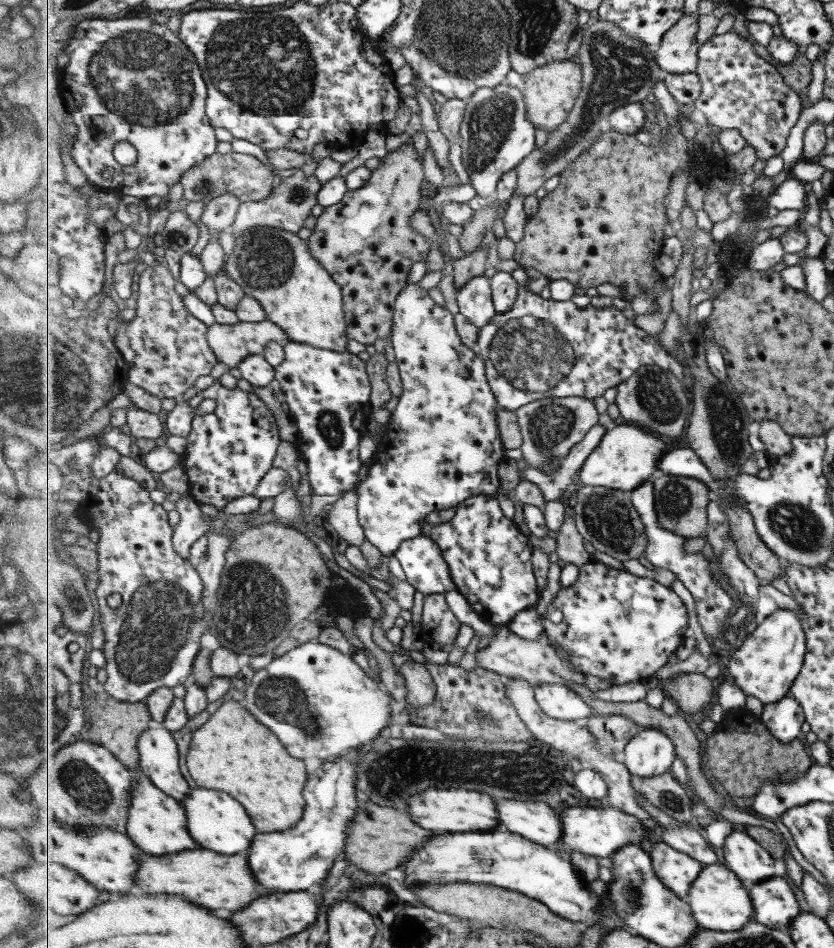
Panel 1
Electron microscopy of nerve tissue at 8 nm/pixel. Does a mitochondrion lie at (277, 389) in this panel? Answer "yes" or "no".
no

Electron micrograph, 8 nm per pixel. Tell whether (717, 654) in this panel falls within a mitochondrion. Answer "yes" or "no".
no

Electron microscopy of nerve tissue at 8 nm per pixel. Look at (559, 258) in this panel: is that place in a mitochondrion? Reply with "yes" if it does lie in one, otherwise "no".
no

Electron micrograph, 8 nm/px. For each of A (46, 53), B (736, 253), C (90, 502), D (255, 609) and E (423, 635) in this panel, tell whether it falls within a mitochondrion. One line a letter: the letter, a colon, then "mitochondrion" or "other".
A: other
B: other
C: other
D: mitochondrion
E: other

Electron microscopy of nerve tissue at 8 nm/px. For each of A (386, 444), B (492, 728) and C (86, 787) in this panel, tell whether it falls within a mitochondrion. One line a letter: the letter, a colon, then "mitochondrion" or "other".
A: other
B: mitochondrion
C: mitochondrion

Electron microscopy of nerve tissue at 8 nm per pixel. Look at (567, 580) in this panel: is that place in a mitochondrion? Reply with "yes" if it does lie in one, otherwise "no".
no

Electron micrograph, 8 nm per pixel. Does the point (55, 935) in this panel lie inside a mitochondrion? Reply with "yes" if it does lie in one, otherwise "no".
no

